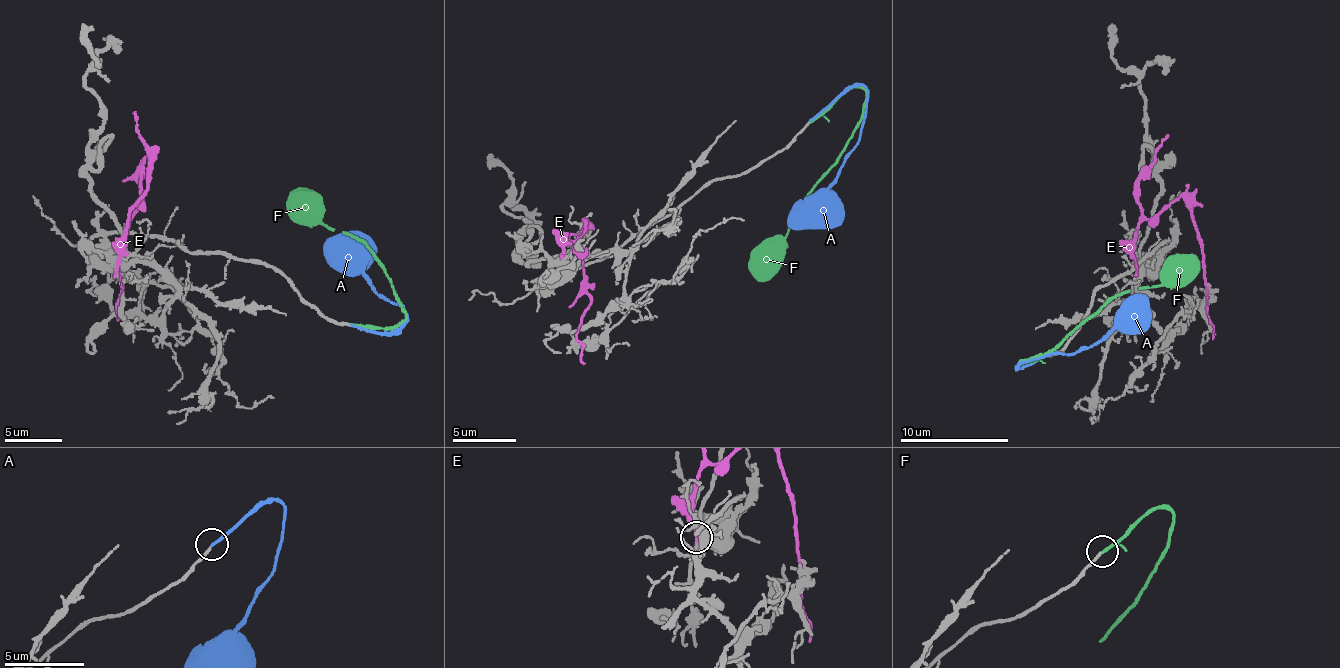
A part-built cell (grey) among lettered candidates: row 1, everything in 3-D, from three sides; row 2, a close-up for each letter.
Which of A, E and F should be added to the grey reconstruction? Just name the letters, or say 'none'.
F

